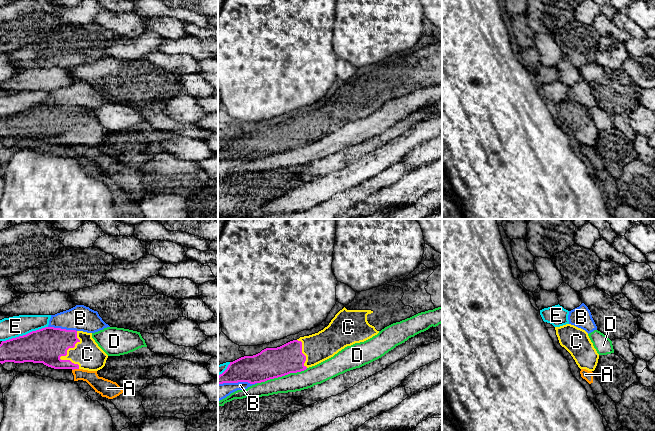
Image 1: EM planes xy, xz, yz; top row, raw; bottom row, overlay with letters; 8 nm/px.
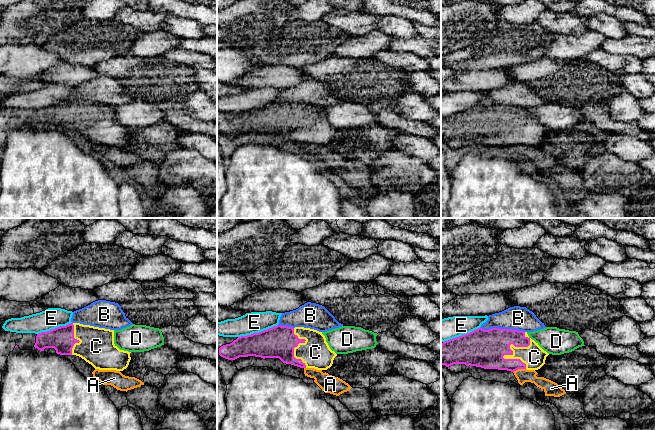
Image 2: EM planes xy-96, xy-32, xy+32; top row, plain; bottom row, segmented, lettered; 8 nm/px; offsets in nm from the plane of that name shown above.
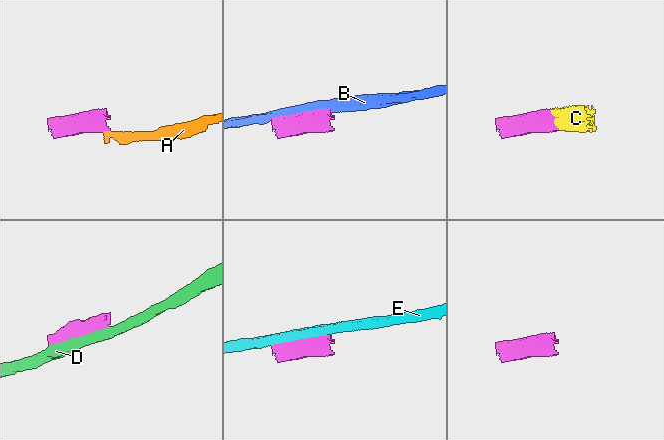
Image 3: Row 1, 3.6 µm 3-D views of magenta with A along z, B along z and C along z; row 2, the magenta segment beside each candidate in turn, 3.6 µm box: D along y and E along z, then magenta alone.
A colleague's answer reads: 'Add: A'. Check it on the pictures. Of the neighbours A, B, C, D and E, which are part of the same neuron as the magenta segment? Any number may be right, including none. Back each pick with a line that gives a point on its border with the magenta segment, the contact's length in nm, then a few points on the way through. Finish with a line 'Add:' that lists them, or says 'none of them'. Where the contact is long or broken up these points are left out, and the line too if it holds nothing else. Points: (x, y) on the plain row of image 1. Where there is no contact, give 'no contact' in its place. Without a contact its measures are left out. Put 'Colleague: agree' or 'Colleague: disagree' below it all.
C: meets magenta in xy at (65, 131); contact 300 nm long
Add: C
Colleague: disagree

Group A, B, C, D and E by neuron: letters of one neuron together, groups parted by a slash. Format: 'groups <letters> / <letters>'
groups A / B / C / D / E

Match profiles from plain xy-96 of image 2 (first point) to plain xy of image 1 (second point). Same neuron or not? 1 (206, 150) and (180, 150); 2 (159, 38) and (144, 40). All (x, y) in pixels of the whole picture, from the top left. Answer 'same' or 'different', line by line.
1: same
2: same

